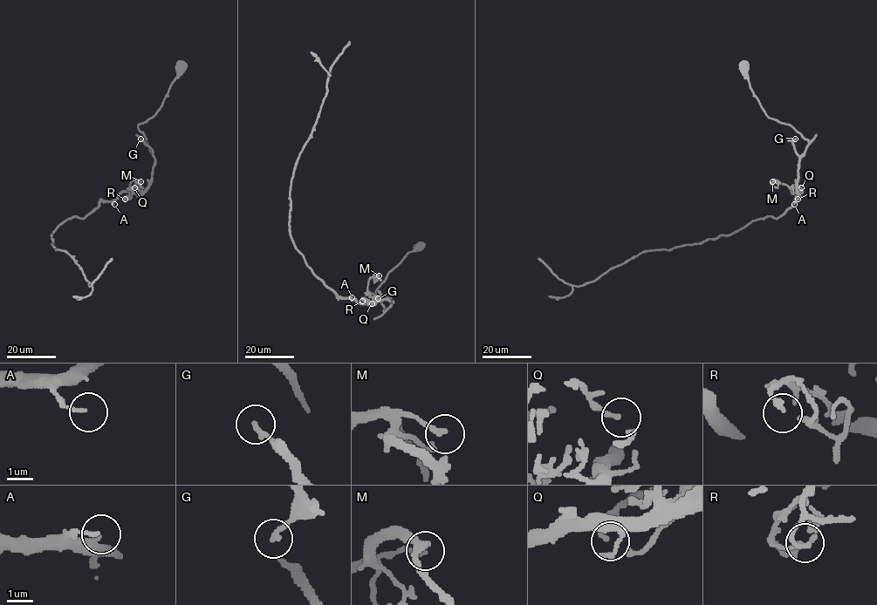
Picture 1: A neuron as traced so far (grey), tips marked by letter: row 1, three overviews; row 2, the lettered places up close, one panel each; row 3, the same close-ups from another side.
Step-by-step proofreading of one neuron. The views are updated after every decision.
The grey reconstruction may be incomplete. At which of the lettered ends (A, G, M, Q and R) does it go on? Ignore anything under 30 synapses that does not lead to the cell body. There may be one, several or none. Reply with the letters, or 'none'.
none

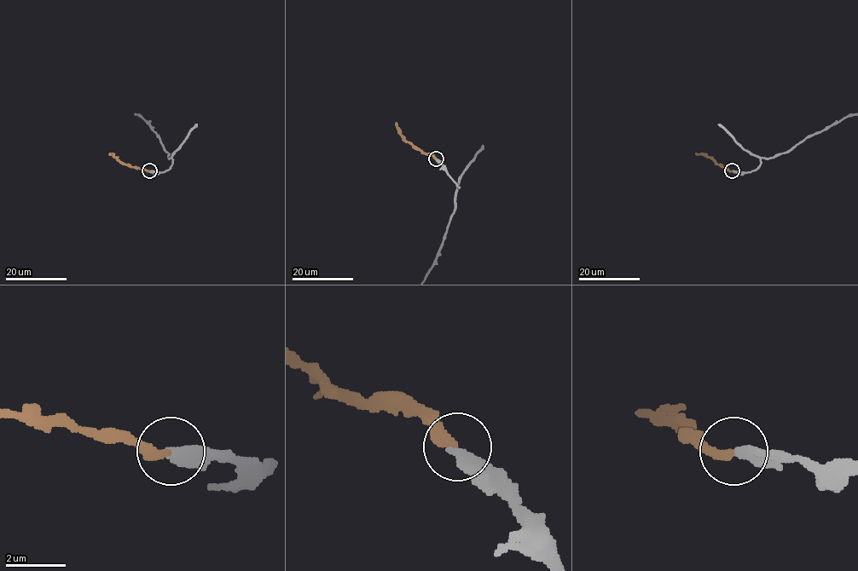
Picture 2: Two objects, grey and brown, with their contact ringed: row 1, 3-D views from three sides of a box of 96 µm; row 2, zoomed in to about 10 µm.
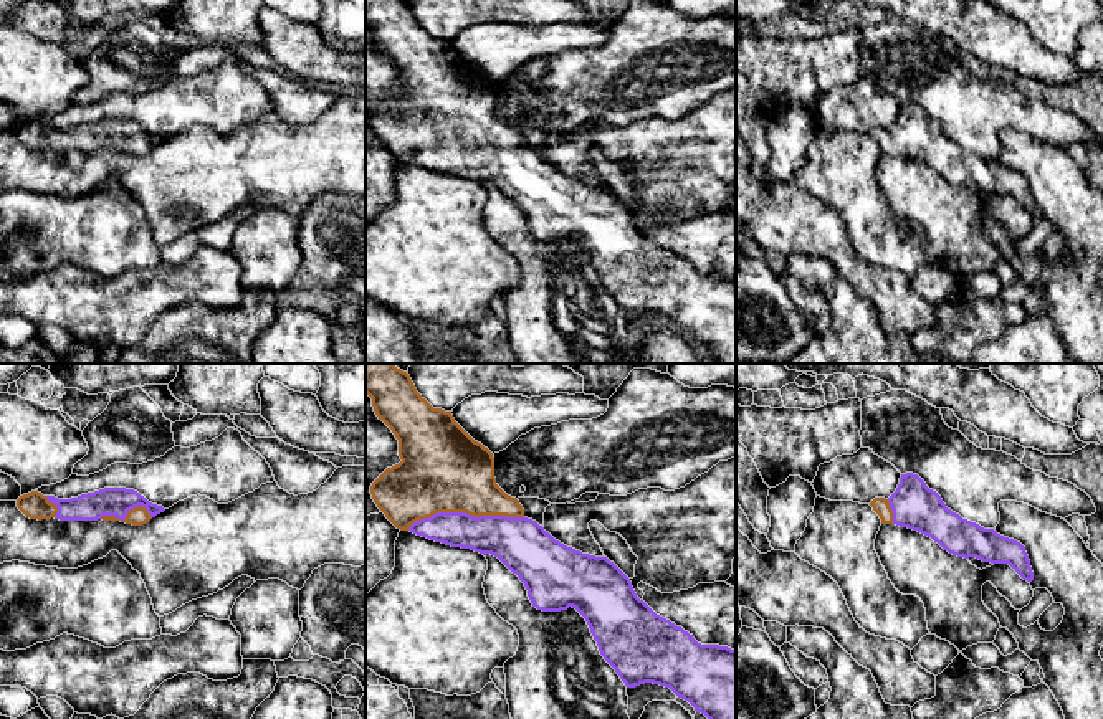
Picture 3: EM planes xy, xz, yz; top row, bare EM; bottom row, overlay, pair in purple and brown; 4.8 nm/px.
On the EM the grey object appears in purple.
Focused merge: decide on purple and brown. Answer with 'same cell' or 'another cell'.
same cell

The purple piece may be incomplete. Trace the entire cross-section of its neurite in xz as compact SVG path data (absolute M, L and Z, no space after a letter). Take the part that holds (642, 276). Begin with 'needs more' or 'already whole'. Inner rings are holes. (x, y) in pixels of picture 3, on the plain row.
needs more; M365 0L365 23L372 36L399 69L400 93L387 98L370 116L377 137L400 160L442 172L451 177L471 179L498 187L519 207L528 226L537 240L561 241L575 238L587 251L599 281L615 299L627 317L645 312L670 317L688 331L696 342L704 344L716 364L736 364L736 279L719 274L701 274L693 264L670 250L657 245L632 217L630 208L607 187L582 183L556 170L536 150L524 145L516 127L508 126L494 107L493 83L475 71L453 48L451 41L433 38L415 18L403 0Z

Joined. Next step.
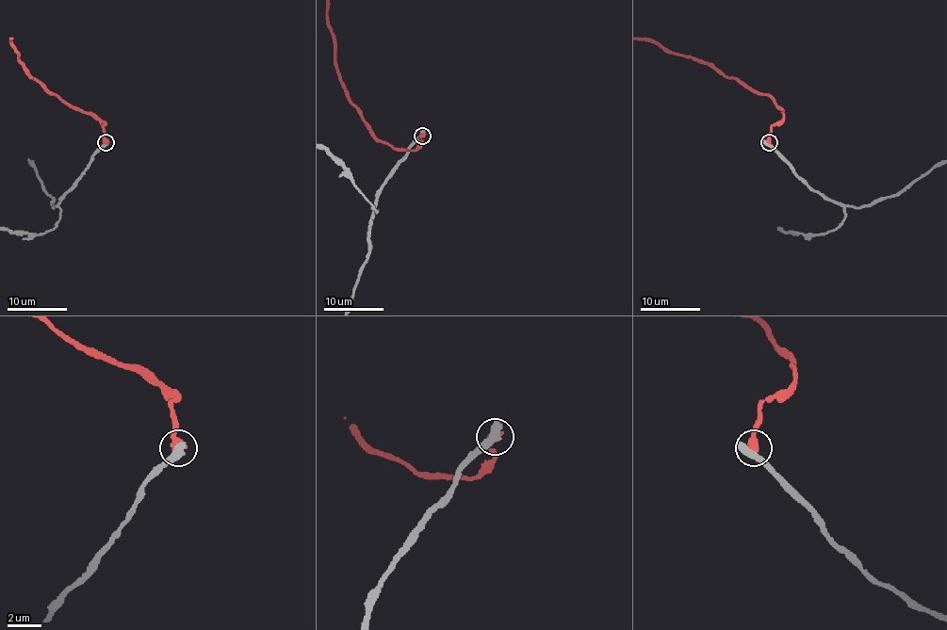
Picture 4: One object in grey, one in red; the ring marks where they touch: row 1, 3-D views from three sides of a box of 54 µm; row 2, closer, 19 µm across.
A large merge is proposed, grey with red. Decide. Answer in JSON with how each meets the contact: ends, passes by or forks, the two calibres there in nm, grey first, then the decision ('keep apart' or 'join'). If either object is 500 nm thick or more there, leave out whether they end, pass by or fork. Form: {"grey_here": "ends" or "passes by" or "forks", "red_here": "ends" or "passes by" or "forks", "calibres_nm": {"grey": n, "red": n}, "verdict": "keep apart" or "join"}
{"calibres_nm": {"grey": 600, "red": 480}, "verdict": "keep apart"}

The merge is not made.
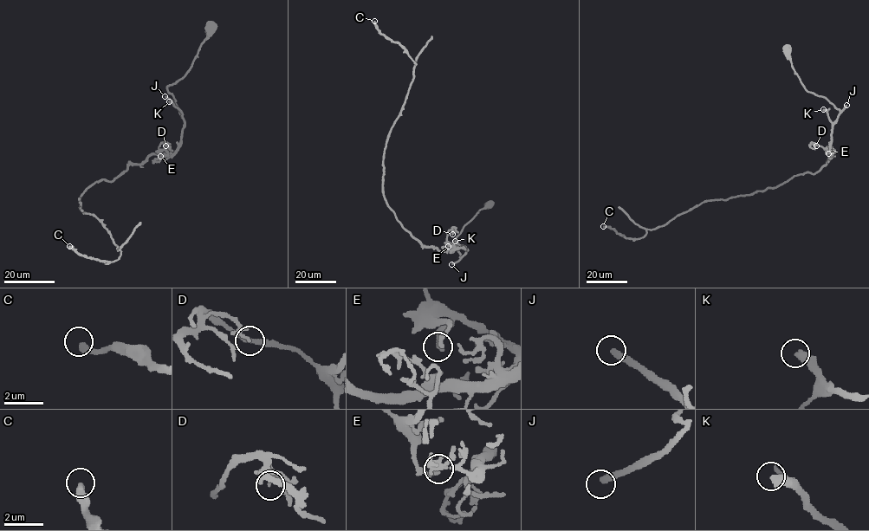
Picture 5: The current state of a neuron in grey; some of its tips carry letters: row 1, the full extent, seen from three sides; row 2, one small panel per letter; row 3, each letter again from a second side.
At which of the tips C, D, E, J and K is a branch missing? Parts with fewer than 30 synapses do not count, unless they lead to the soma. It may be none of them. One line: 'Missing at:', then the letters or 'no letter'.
Missing at: J, K

